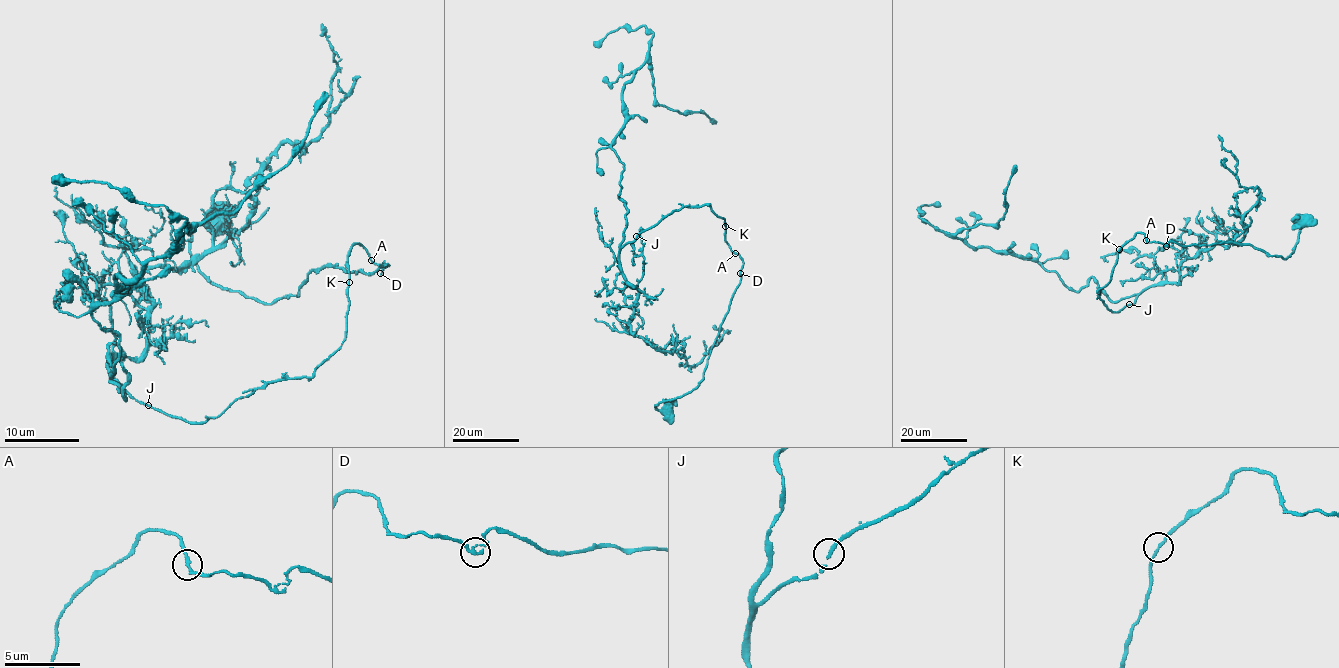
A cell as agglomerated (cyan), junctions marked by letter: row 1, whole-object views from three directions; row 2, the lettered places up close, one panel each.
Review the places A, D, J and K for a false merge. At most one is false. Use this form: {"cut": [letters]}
{"cut": []}

